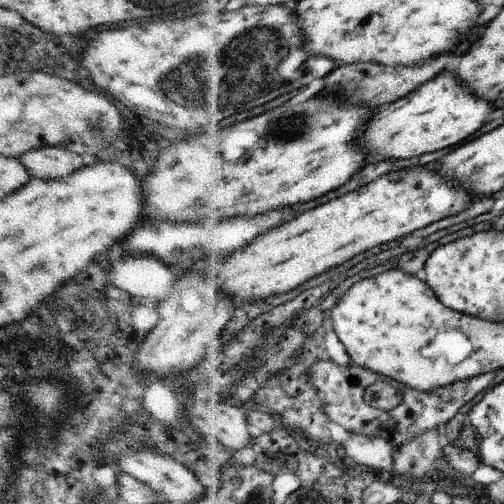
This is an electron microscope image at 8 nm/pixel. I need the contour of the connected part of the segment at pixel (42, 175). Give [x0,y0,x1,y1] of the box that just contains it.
[20,147,82,180]

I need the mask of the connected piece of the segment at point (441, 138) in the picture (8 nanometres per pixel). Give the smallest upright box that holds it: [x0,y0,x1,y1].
[362,69,497,160]

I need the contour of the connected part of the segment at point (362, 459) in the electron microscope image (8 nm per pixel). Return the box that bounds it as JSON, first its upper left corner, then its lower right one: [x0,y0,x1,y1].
[346,434,395,475]

